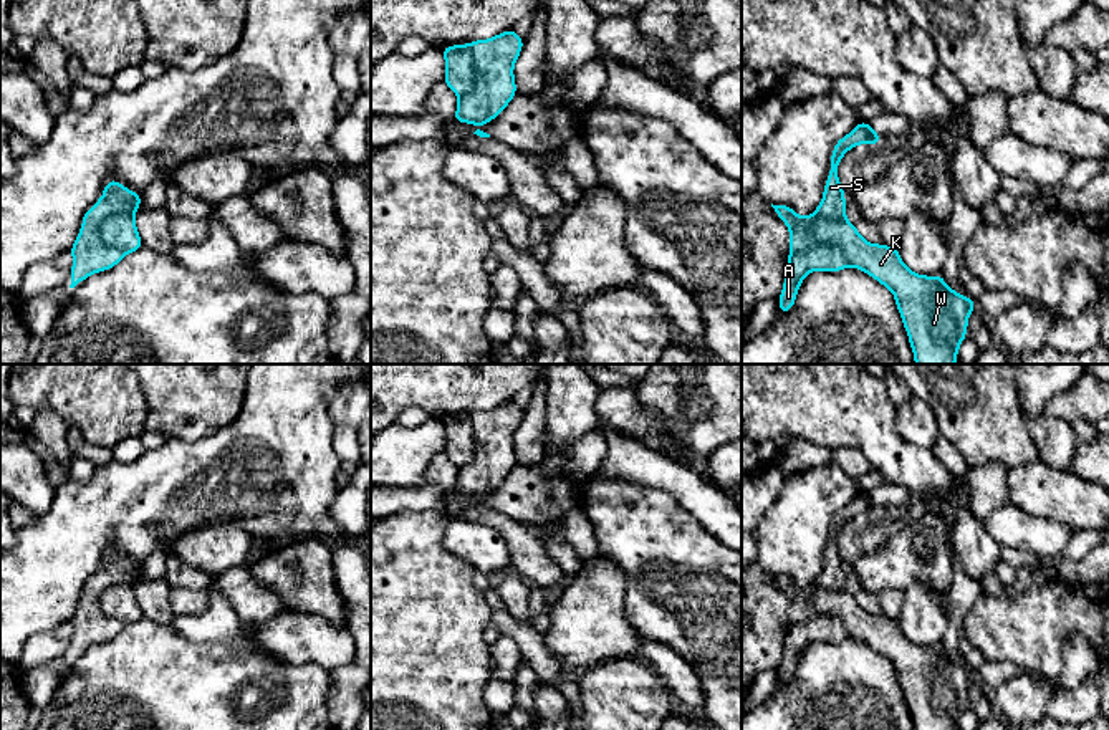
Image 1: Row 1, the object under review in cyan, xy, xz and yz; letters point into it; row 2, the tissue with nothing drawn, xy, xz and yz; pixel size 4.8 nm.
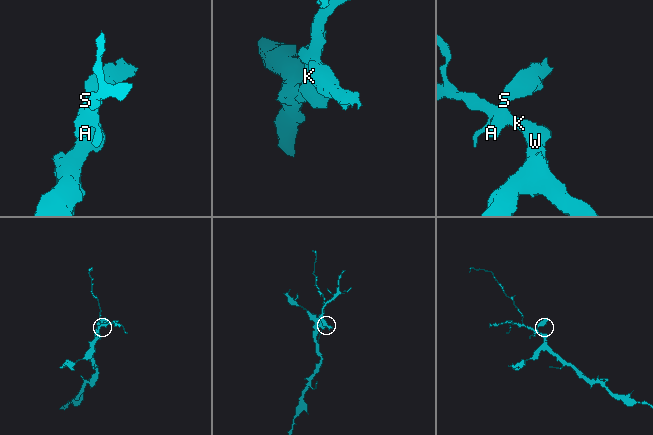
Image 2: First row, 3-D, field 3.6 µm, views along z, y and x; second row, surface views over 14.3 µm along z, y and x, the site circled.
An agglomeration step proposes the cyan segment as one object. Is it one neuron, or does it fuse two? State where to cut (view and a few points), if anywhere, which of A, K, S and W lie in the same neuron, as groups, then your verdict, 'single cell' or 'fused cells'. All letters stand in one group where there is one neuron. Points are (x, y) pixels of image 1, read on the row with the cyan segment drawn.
cut xy (134, 209), (113, 212), (101, 224), (101, 239), (123, 254); groups A S / K W; fused cells

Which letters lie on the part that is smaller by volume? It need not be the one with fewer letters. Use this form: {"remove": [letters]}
{"remove": ["A", "S"]}

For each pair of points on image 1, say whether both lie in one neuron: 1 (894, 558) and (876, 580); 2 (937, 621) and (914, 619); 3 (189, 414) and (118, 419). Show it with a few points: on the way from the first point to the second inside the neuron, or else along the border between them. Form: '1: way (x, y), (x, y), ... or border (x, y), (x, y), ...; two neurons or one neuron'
1: way (891, 563), (879, 575); one neuron
2: way (932, 621), (919, 619); one neuron
3: border (139, 381), (146, 403), (144, 427); two neurons

